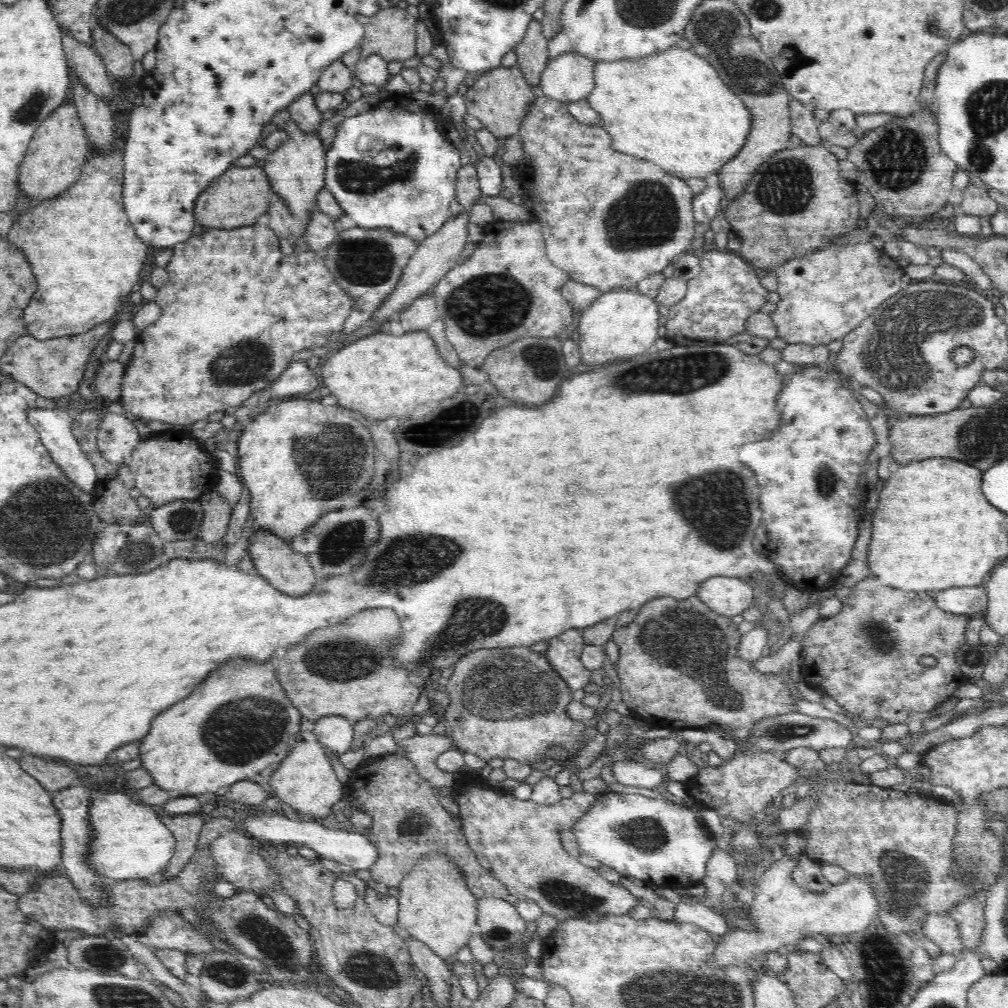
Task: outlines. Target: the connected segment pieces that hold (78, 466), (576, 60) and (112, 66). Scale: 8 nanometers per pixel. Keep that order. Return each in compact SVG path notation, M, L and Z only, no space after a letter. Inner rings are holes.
M62 405L54 410L32 409L28 412L28 421L38 432L38 435L40 435L42 444L47 448L53 462L56 462L60 466L66 477L76 483L82 490L92 494L96 486L96 481L99 478L94 466L86 457L80 443L78 443L77 437L73 434L73 426L76 425L74 425L74 421L70 418L68 410Z
M564 52L543 67L542 94L566 103L584 100L594 88L594 64L580 54Z
M95 22L92 28L93 48L100 55L112 78L130 78L133 74L133 59L130 48L114 38L101 24Z

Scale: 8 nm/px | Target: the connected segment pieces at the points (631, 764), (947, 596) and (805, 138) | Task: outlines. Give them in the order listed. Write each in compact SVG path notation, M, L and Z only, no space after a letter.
M618 761L611 764L614 780L624 786L656 789L667 778L658 769L646 767L636 761Z
M984 584L969 587L954 587L935 594L936 604L952 614L974 616L985 612L987 608L987 592Z
M791 98L789 104L791 134L796 134L807 145L818 145L823 140L818 132L819 119L812 113L812 107Z

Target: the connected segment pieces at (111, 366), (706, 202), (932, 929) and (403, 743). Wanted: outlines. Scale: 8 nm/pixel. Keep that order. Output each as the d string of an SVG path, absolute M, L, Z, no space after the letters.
M107 358L92 379L91 386L94 393L104 397L108 402L119 403L125 370L126 365Z
M716 176L708 179L708 186L700 194L694 195L693 217L696 222L709 223L717 215L723 213L725 191L716 181Z
M947 913L931 914L922 922L921 929L926 938L940 947L942 954L957 955L964 948L957 924Z
M428 734L428 735L416 735L412 738L406 738L406 740L400 740L398 742L398 747L402 747L407 752L406 758L410 759L414 764L418 773L435 788L435 792L438 793L437 788L439 786L451 786L461 783L461 774L459 773L449 773L446 771L441 770L436 762L436 759L440 754L446 752L446 750L450 750L455 748L453 744L452 738L447 734L445 735L436 735L436 734Z

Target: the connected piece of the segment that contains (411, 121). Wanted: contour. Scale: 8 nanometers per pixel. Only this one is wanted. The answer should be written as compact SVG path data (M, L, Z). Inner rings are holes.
M378 105L373 106L373 108L366 112L362 112L362 114L348 116L337 126L336 135L332 140L331 148L325 152L325 187L334 195L336 201L338 201L339 207L345 212L345 215L350 216L350 218L356 222L356 226L369 229L390 228L398 234L406 235L409 239L420 242L440 230L442 224L449 219L448 207L450 203L452 203L452 200L456 198L457 172L462 164L460 163L460 151L456 149L456 146L444 139L446 131L447 125L439 114L438 116L436 116L436 114L430 114L428 110L422 112L420 108L418 108L418 112L408 112L408 110L402 110L402 108L392 108L392 110L388 110L388 108L382 108ZM363 134L370 134L370 136L374 136L376 140L379 140L380 143L384 143L384 150L378 152L376 156L368 156L368 150L366 150L366 152L360 152L360 150L358 150L358 140L360 140L360 136Z

